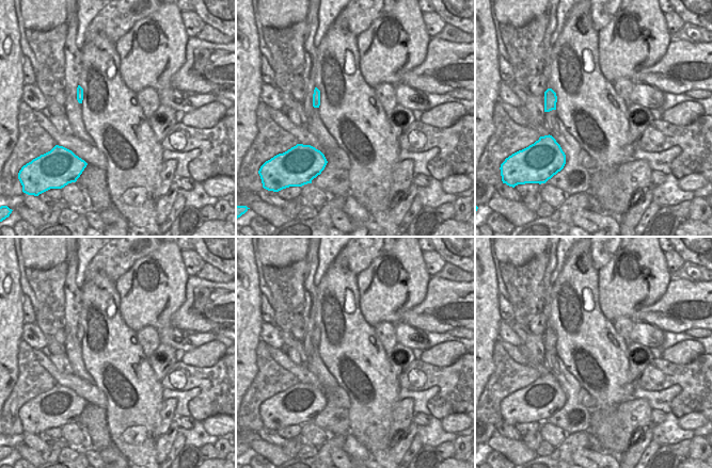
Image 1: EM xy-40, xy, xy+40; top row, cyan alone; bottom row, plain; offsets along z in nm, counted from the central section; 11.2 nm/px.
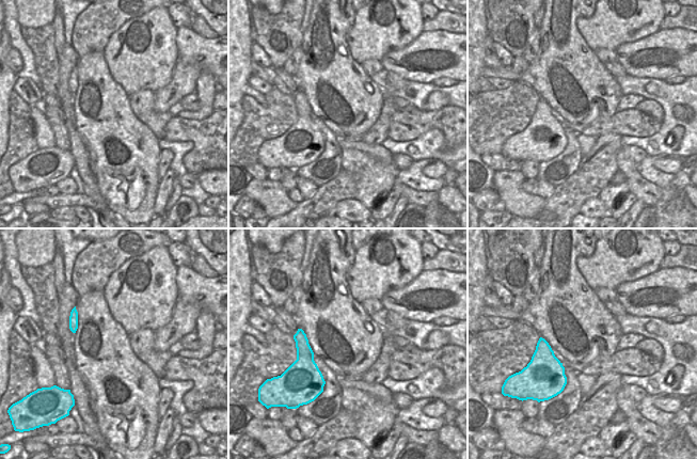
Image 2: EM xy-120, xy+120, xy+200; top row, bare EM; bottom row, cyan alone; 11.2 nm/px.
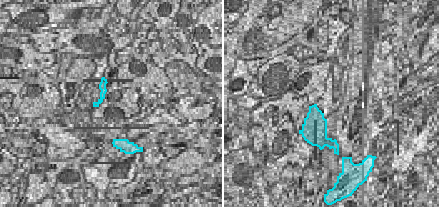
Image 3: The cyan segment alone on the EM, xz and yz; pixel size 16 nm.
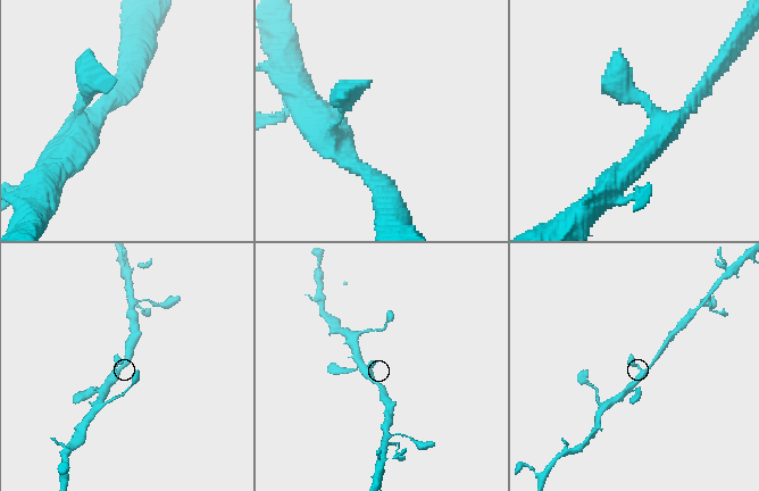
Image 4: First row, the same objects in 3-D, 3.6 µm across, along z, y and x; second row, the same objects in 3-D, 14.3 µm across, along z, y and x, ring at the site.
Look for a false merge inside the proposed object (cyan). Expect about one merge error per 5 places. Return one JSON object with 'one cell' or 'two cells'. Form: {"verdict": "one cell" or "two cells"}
{"verdict": "one cell"}

